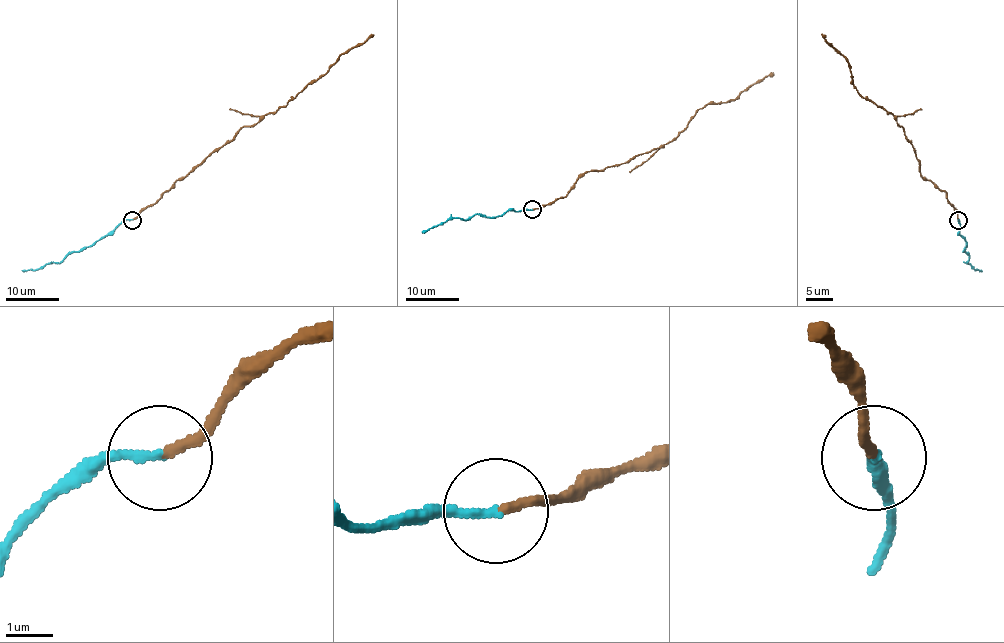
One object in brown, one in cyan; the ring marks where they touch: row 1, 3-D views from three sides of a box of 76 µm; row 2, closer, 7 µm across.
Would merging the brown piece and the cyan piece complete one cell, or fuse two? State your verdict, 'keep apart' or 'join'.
join

